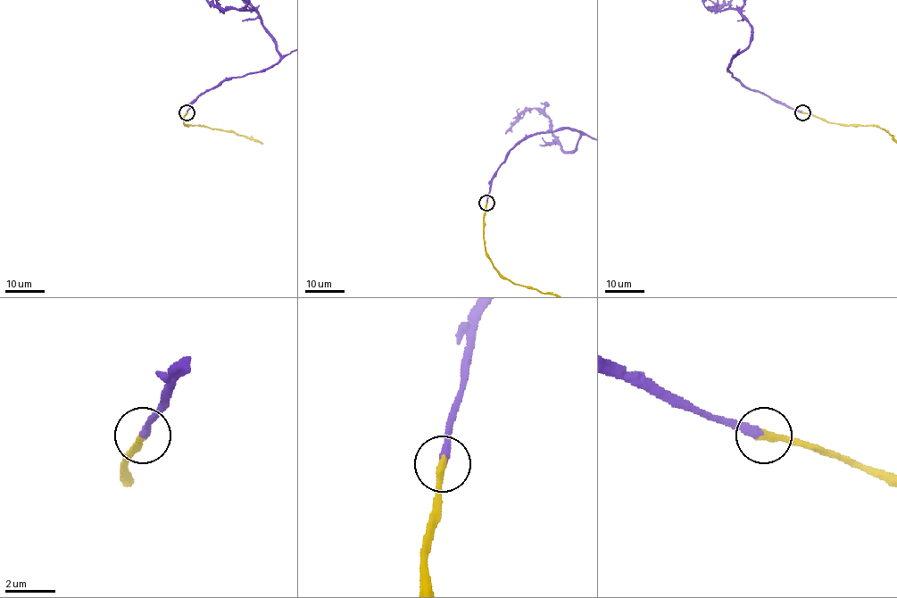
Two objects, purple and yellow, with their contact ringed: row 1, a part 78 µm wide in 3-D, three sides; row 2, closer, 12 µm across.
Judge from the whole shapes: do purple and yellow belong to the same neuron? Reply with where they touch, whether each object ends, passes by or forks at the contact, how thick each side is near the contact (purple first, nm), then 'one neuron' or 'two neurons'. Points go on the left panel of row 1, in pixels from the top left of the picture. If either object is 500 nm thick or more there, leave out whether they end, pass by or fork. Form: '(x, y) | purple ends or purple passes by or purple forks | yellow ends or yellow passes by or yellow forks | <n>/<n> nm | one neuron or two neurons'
(186, 112) | purple ends | yellow ends | 360/300 nm | one neuron

